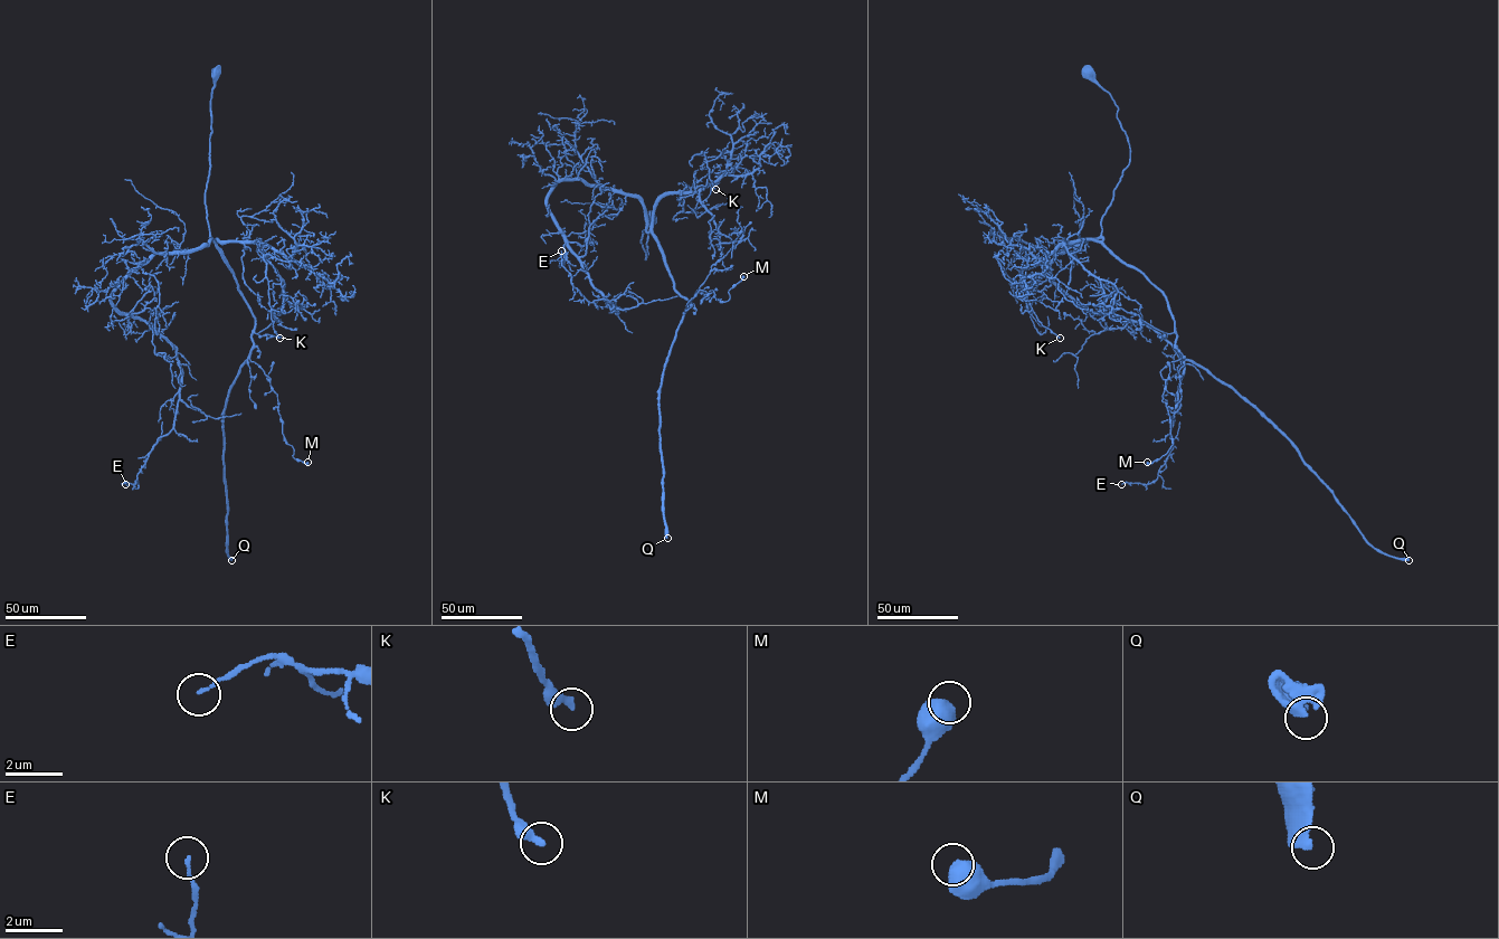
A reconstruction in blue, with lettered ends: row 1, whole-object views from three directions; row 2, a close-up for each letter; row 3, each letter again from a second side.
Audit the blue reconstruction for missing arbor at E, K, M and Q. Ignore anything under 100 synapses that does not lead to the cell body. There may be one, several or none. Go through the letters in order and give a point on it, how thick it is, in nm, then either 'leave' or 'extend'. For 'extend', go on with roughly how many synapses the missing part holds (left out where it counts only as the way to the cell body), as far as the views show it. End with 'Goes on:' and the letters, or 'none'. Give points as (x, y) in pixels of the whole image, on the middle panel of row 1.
E: (561, 250) | 90 nm | leave
K: (715, 189) | 320 nm | leave
M: (743, 276) | 700 nm | leave
Q: (667, 538) | 400 nm | extend | 1500 syn
Goes on: Q

